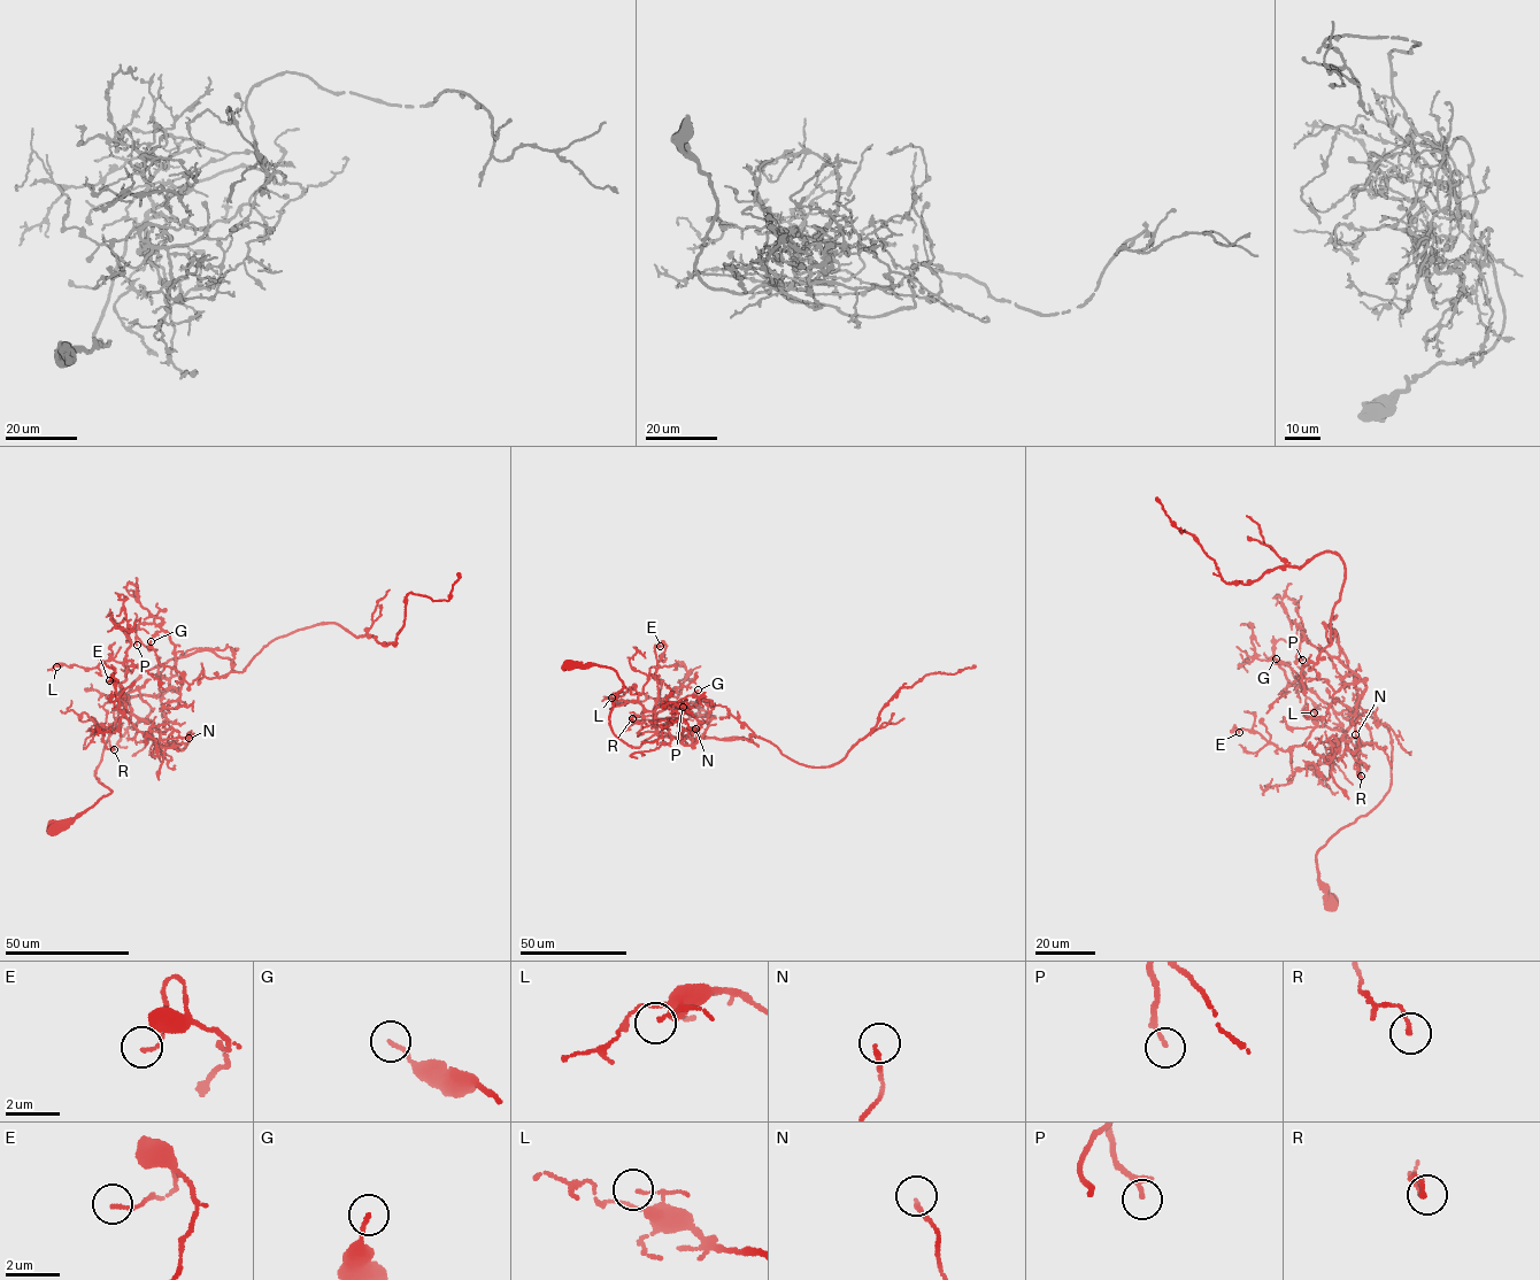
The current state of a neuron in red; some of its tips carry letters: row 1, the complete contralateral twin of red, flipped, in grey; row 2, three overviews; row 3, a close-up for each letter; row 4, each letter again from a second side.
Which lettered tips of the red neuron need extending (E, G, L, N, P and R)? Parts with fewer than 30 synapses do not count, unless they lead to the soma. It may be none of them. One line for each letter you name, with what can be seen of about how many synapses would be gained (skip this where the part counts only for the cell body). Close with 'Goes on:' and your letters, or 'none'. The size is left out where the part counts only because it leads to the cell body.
Goes on: none

